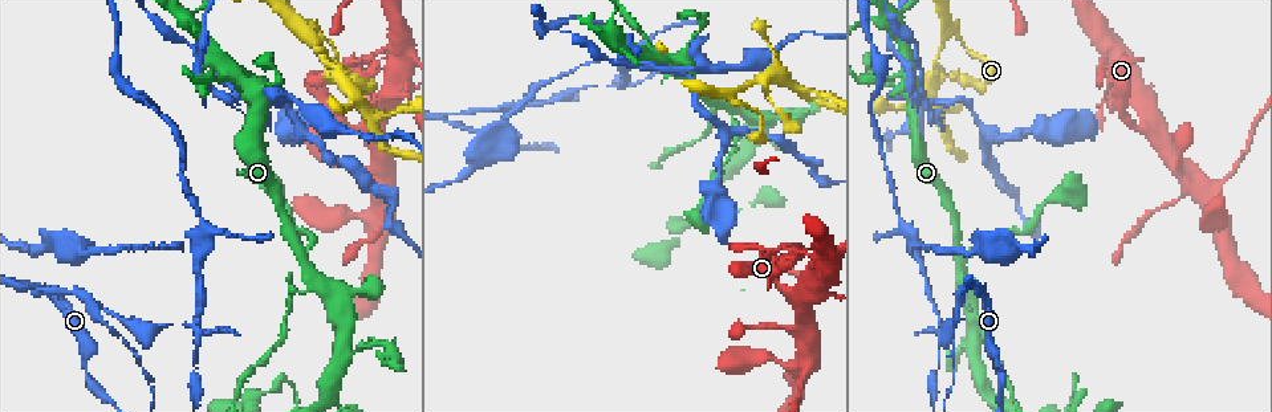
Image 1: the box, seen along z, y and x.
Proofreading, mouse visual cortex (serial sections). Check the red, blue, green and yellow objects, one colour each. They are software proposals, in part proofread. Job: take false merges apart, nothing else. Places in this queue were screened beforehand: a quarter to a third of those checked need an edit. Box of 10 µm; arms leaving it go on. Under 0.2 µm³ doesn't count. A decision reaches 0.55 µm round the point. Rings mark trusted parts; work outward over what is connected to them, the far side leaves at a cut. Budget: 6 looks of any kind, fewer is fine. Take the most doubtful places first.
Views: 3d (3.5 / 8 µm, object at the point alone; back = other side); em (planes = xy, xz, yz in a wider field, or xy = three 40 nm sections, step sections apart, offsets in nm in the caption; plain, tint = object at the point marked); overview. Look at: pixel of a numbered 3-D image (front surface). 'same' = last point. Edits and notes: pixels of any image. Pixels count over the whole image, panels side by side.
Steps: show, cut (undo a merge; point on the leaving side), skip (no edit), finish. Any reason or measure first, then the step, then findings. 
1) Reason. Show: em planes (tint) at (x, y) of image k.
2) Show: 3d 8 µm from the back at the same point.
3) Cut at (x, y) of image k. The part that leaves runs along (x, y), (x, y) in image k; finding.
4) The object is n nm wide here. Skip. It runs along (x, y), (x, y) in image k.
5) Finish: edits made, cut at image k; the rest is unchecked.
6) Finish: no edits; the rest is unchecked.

Sharp bend. Show: 3d 3.5 µm at (446, 113) of image 1.

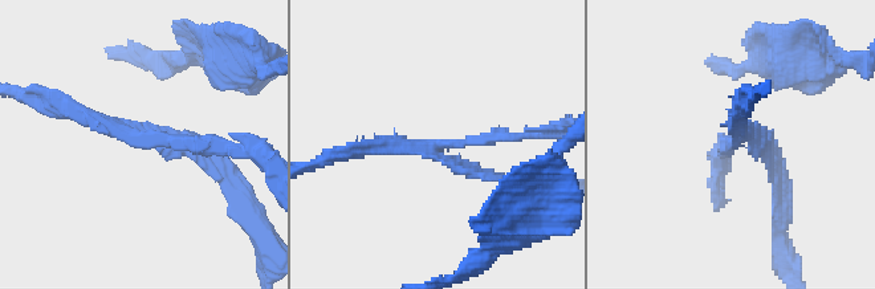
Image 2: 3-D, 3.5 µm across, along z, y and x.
Need the tissue. Show: em xy step 5 (tint) at (146, 134) of image 2.

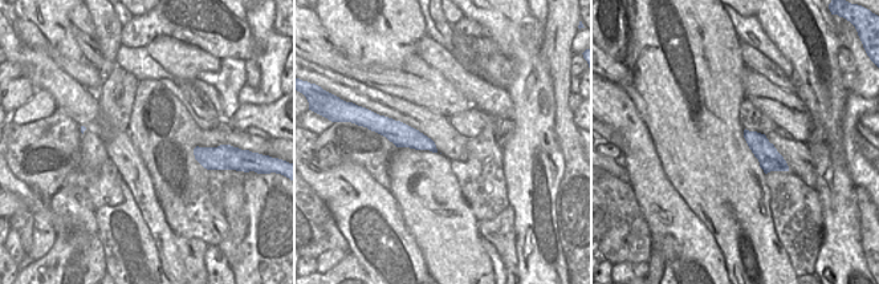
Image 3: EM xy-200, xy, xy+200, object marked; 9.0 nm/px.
The object is 160 nm wide here. Cut at (488, 139) of image 2. The part that leaves runs along (446, 143), (564, 130) in image 2; two cells meet here.

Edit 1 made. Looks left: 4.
Show: overview.

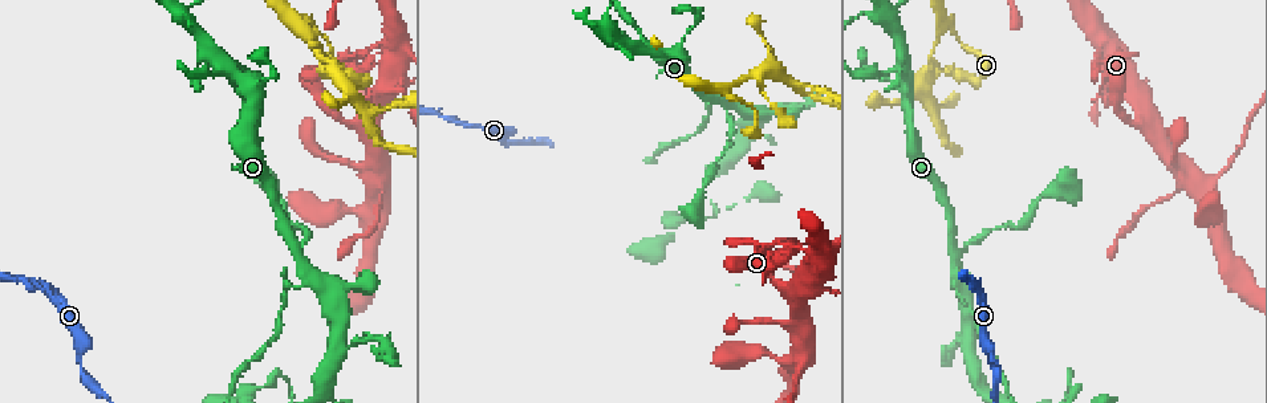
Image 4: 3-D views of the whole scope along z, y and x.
Show: 3d 3.5 µm at (732, 95) of image 4.

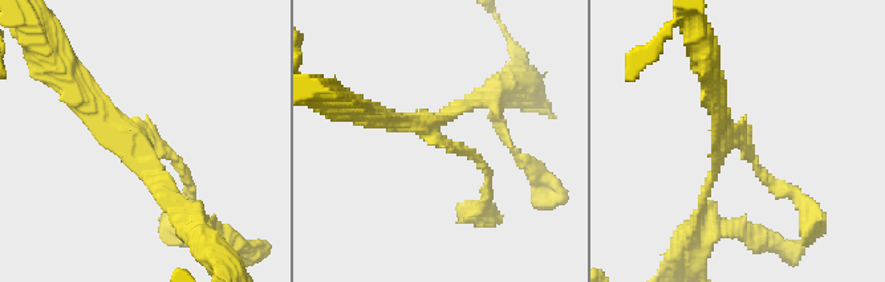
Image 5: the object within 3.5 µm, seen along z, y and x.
Now the EM. Show: em xy step 1 (tint) at (434, 133) of image 5.

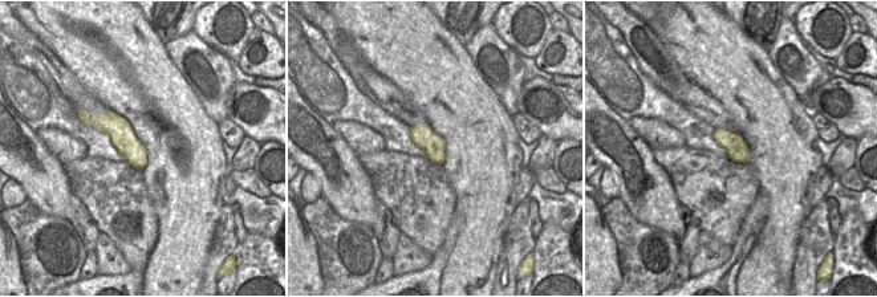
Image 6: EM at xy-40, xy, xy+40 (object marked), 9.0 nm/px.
Show: em xy step 3 (tint) at the same point.

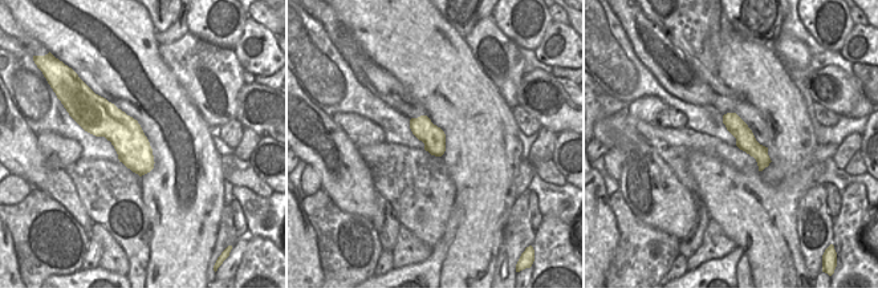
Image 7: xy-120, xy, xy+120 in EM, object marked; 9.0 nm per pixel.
The object is 220 nm wide here. Skip. It runs along (727, 117), (765, 162) in image 7; one cell here.

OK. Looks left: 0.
Finish: edits made, cut at image 2; the rest is unchecked.

